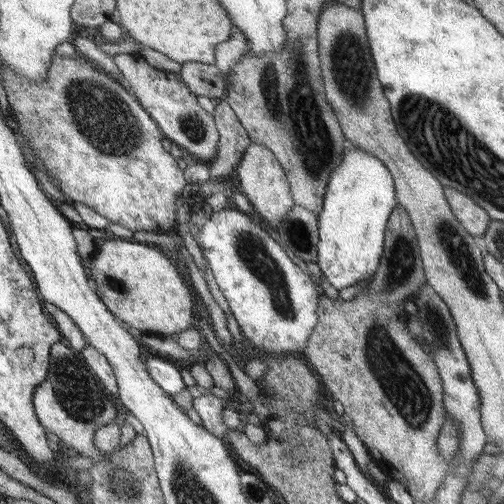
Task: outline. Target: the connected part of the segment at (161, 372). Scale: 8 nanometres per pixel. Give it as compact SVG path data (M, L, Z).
M152 351L146 354L146 370L154 382L170 395L180 394L184 389L187 389L178 368L166 358L162 358Z

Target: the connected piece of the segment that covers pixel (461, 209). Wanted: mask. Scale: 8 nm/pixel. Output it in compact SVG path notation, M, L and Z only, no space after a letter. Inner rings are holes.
M444 187L450 208L465 228L479 241L489 228L492 217L475 200L457 190Z

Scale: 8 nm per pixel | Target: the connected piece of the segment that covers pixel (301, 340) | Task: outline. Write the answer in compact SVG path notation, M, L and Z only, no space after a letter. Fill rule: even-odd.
M221 209L202 225L190 221L188 228L248 342L270 355L303 352L319 323L318 292L308 274L286 256L258 222L242 211Z

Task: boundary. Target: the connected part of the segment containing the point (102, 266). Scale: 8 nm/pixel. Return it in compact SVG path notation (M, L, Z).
M112 239L100 246L91 273L110 310L143 334L175 337L192 326L194 302L190 290L182 282L176 266L162 252L135 240Z

